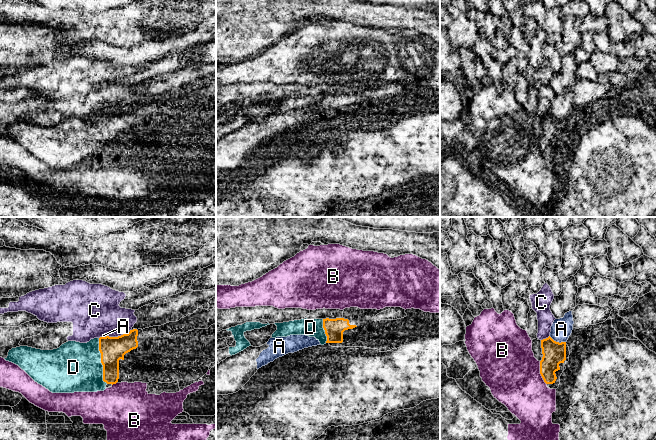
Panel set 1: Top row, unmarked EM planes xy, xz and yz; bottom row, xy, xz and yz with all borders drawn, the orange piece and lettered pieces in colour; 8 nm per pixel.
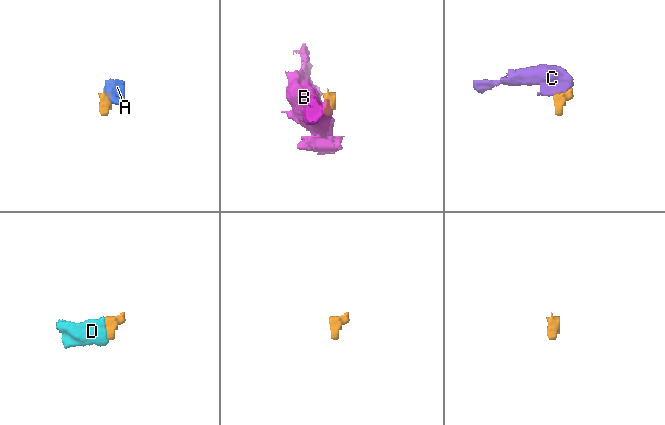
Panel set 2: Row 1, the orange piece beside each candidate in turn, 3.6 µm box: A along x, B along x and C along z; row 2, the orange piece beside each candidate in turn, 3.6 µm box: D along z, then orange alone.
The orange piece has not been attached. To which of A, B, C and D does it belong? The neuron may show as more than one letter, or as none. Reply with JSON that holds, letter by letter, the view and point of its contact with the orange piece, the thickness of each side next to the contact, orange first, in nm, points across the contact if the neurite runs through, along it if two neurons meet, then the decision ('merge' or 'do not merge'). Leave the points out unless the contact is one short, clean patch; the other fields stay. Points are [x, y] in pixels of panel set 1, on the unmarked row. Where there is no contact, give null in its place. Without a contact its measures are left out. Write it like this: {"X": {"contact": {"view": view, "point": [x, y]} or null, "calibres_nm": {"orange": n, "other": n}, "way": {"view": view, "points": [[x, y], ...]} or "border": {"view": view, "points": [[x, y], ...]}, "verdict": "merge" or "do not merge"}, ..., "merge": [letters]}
{"A": {"contact": {"view": "yz", "point": [557, 118]}, "calibres_nm": {"orange": 190, "other": 170}, "border": {"view": "yz", "points": [[549, 112], [556, 117], [565, 118]]}, "verdict": "do not merge"}, "B": {"contact": {"view": "yz", "point": [540, 149]}, "calibres_nm": {"orange": 190, "other": 440}, "border": {"view": "yz", "points": [[539, 137], [539, 149], [546, 160]]}, "verdict": "do not merge"}, "C": {"contact": {"view": "xy", "point": [115, 113]}, "calibres_nm": {"orange": 200, "other": 380}, "border": {"view": "xy", "points": [[125, 108], [117, 112], [106, 112]]}, "verdict": "do not merge"}, "D": {"contact": {"view": "xy", "point": [101, 137]}, "calibres_nm": {"orange": 200, "other": 400}, "way": {"view": "xy", "points": [[112, 125], [101, 137], [89, 143], [73, 143]]}, "verdict": "merge"}, "merge": ["D"]}

